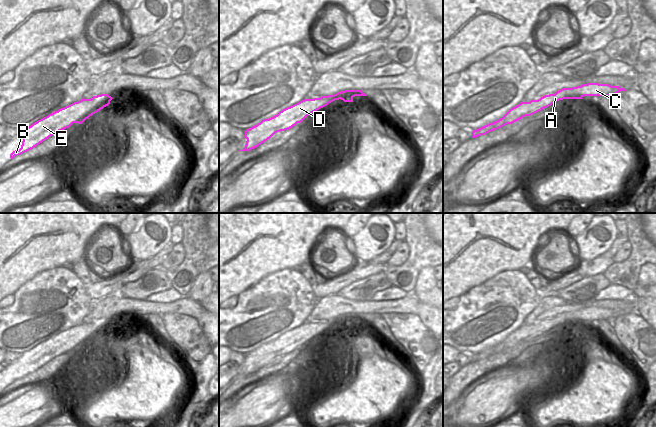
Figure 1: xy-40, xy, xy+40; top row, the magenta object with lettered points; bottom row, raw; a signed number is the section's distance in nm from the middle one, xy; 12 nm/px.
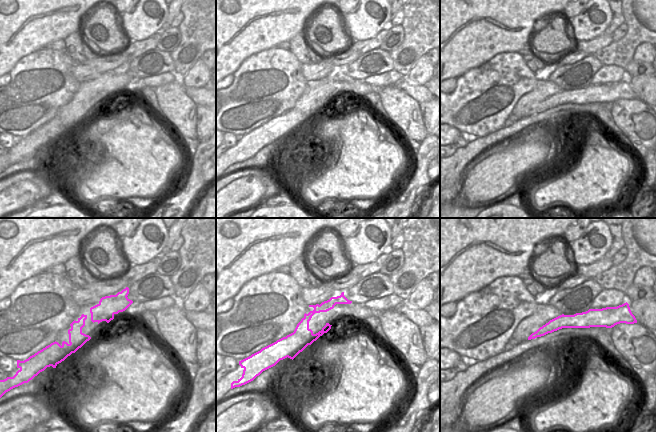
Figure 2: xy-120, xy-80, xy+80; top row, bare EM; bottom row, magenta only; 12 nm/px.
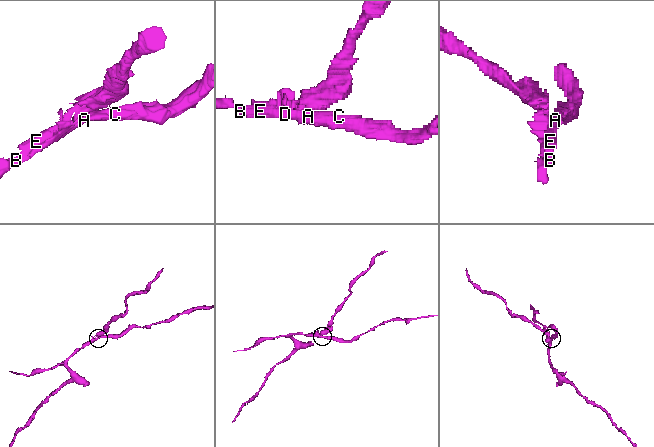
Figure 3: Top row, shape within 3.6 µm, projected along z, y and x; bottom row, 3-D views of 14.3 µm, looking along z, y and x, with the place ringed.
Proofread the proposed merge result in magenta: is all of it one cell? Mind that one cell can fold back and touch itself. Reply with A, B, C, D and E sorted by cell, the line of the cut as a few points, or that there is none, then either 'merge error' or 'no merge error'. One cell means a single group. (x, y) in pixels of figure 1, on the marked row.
groups A C / B D E; cut xy-40 (108, 95), (93, 106); merge error

